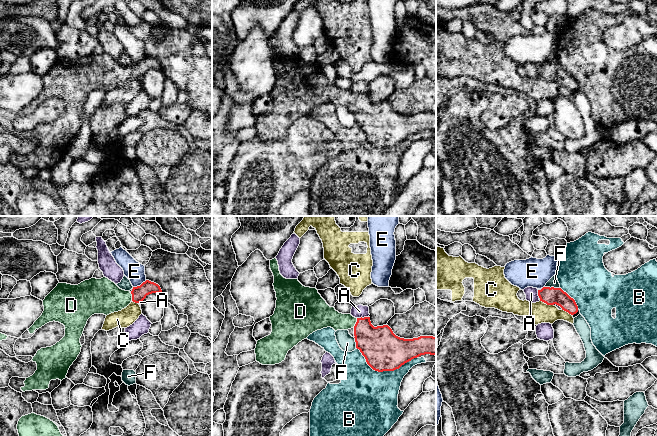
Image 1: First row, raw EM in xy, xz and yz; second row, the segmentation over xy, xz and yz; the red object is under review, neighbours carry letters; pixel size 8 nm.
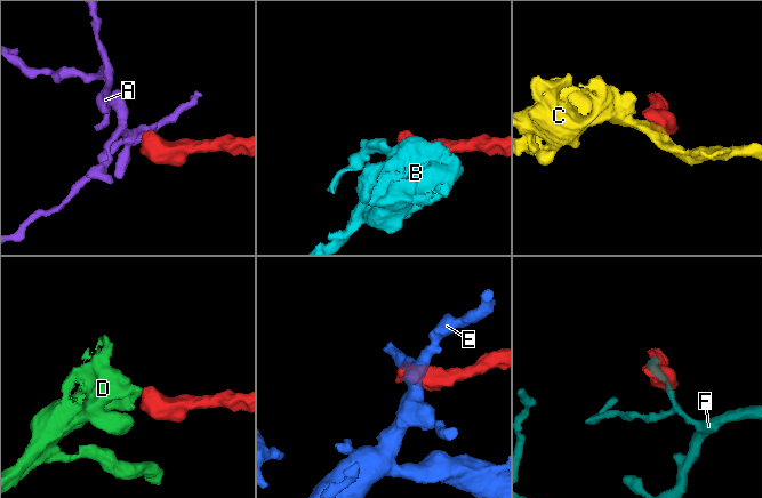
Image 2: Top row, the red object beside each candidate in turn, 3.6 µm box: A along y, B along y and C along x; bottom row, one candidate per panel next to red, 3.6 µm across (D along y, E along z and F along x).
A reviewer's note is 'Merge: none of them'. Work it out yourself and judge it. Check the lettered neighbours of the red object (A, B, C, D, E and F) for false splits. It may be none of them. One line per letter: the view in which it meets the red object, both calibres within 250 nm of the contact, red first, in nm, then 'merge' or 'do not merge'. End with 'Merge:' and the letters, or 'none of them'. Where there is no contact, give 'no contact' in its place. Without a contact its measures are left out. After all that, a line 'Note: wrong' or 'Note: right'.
A: contact in xz; calibres 280 and 100 nm; do not merge
B: contact in xz; calibres 320 and 440 nm; do not merge
C: contact in yz; calibres 140 and 170 nm; do not merge
D: contact in xz; calibres 280 and 170 nm; merge
E: contact in xy; calibres 120 and 160 nm; do not merge
F: contact in yz; calibres 140 and 80 nm; do not merge
Merge: D
Note: wrong

